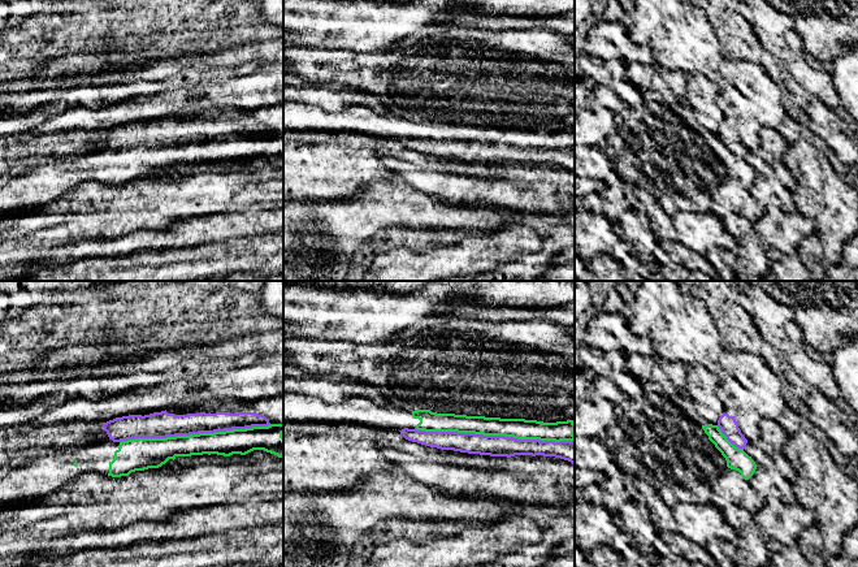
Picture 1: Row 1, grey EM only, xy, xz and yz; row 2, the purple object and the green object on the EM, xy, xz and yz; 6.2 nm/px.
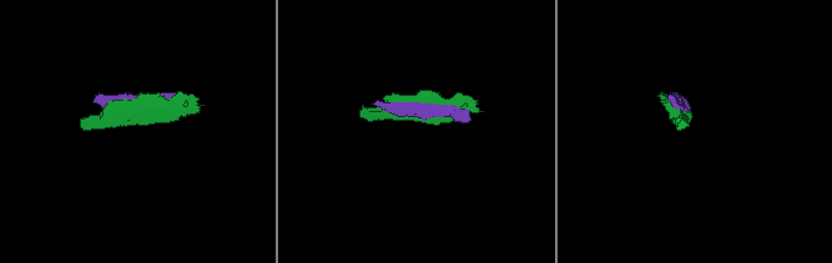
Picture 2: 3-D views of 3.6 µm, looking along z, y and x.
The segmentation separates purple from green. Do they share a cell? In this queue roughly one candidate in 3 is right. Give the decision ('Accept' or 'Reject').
Accept

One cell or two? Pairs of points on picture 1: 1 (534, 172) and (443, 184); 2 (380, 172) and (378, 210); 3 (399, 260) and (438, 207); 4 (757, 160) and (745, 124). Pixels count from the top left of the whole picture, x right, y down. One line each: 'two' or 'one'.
1: one
2: two
3: two
4: two

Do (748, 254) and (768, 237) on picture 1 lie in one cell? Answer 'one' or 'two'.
two

